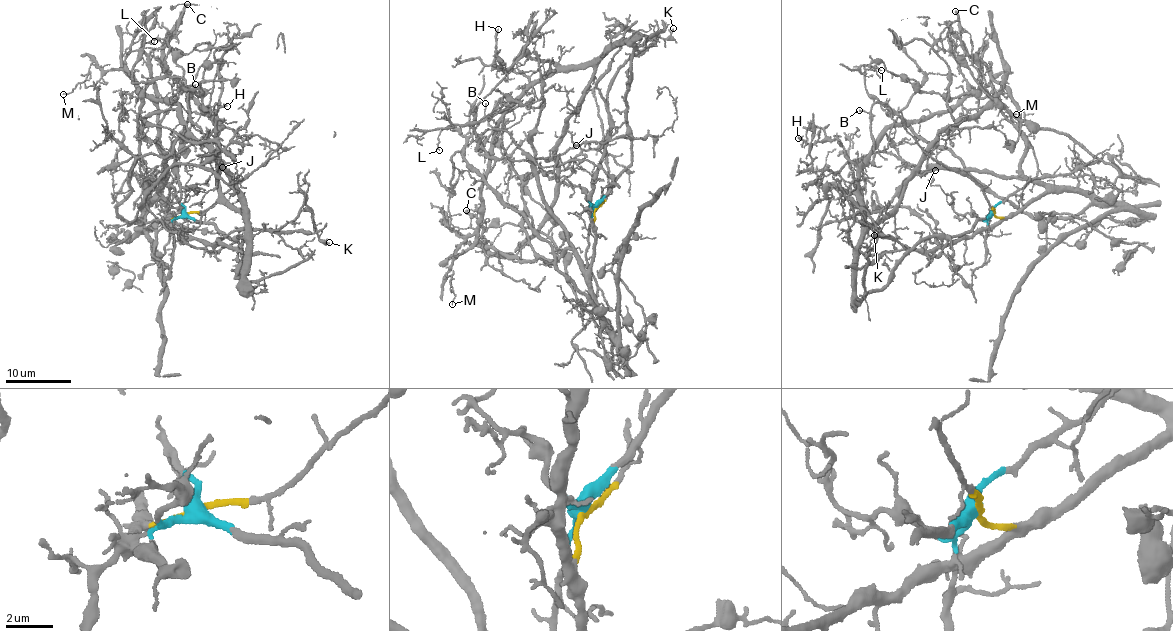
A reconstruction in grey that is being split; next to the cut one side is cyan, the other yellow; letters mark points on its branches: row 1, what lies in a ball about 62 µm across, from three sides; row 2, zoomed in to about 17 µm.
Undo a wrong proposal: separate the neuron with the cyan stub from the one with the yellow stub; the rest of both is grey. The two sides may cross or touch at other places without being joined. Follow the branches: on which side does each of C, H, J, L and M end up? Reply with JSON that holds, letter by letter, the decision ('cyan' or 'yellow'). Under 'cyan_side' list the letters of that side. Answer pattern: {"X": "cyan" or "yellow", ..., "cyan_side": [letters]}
{"C": "yellow", "H": "cyan", "J": "cyan", "L": "yellow", "M": "cyan", "cyan_side": ["H", "J", "M"]}

